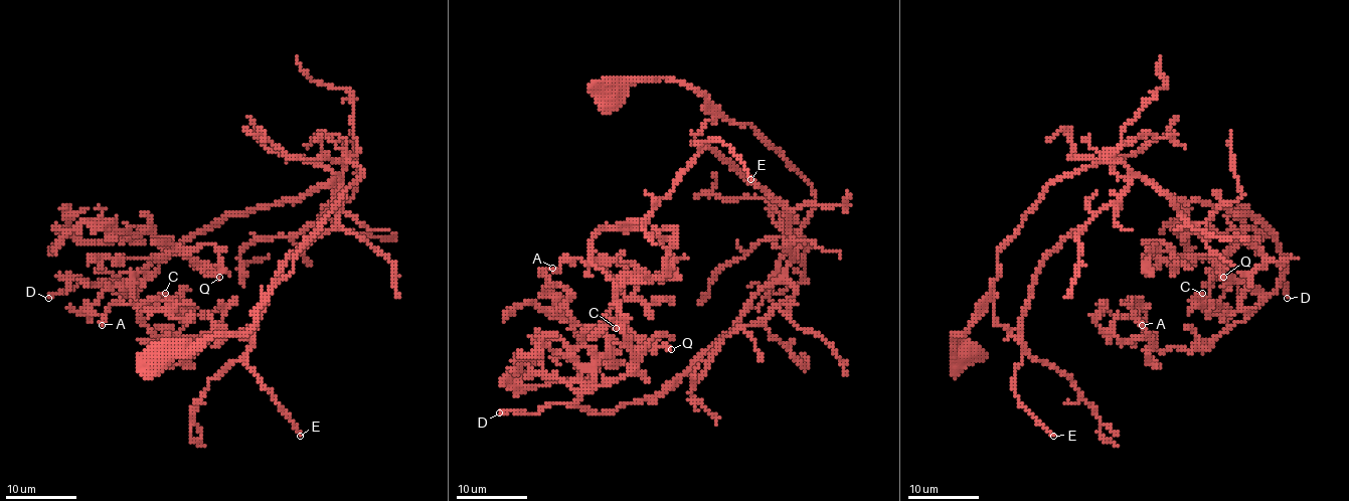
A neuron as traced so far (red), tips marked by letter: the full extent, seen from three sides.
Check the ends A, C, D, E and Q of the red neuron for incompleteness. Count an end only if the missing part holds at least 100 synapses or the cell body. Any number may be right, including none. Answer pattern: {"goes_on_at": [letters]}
{"goes_on_at": ["D"]}

